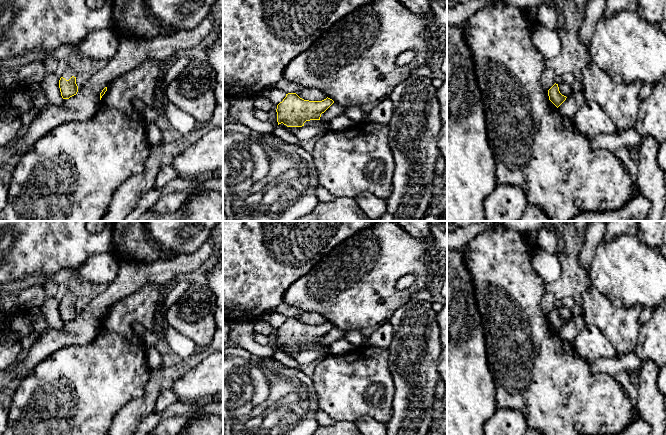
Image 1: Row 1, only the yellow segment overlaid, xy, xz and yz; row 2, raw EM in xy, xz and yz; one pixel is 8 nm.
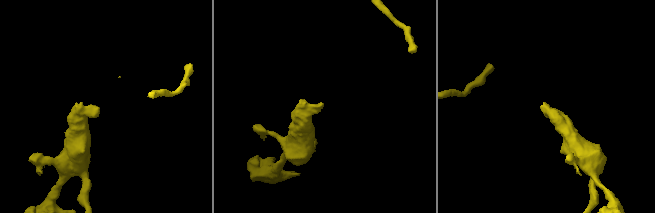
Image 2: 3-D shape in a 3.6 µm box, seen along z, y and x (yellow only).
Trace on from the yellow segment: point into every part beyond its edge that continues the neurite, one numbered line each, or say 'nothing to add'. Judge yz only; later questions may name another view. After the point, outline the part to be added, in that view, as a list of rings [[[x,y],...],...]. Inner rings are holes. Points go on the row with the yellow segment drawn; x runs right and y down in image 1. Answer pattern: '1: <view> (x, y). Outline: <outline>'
nothing to add

